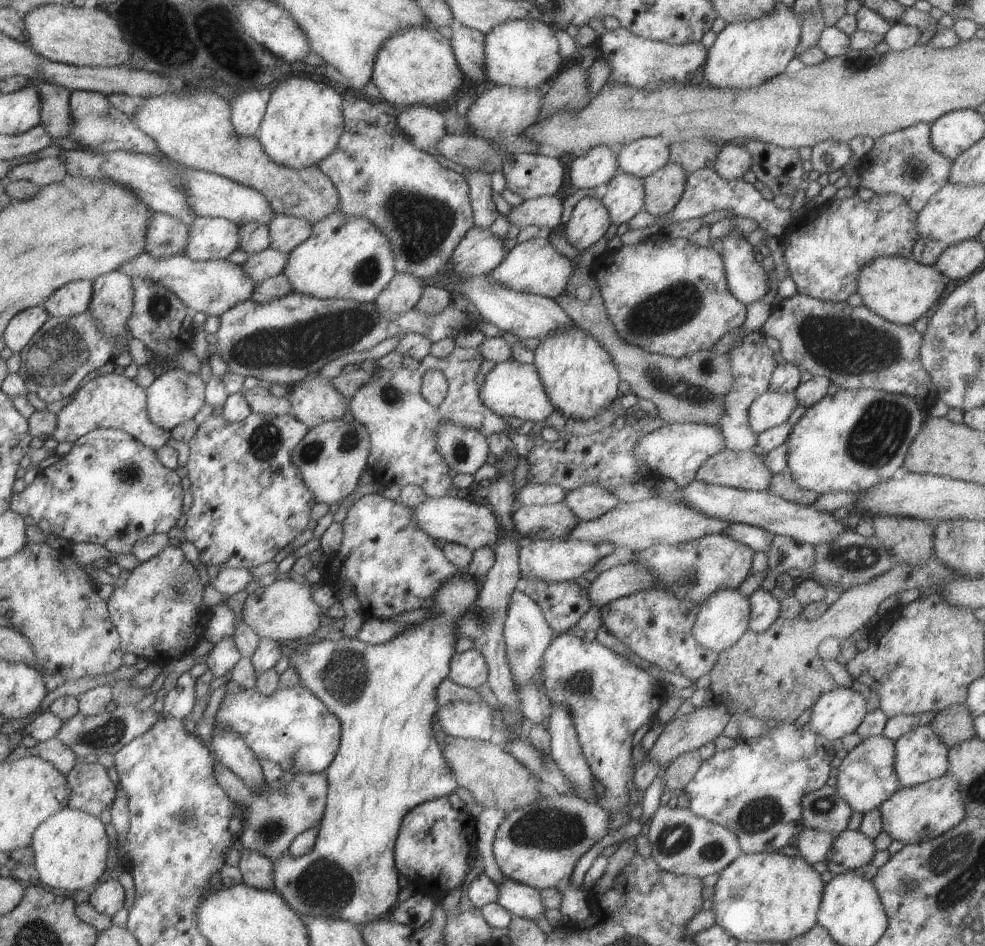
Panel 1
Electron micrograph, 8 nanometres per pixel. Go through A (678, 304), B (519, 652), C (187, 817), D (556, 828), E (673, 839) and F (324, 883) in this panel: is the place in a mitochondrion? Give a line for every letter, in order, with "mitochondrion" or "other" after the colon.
A: mitochondrion
B: mitochondrion
C: mitochondrion
D: mitochondrion
E: mitochondrion
F: mitochondrion

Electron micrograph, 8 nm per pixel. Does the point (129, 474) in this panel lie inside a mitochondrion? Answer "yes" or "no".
yes

